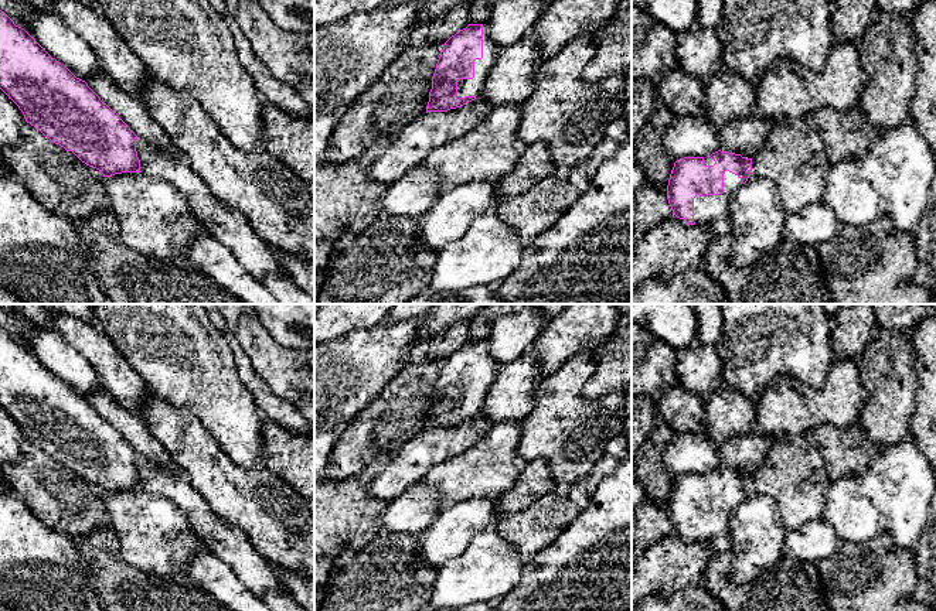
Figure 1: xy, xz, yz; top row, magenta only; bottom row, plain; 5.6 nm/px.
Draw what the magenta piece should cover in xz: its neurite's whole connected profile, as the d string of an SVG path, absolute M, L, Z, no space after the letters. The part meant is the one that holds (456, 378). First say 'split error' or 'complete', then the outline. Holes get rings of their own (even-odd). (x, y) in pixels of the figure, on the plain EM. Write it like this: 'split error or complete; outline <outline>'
split error; outline M487 339L469 341L452 352L443 362L432 393L426 430L447 429L474 417L480 412L501 366L503 365L490 355Z

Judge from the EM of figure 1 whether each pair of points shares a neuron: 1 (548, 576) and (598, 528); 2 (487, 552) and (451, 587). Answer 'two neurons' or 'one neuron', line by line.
1: one neuron
2: one neuron

